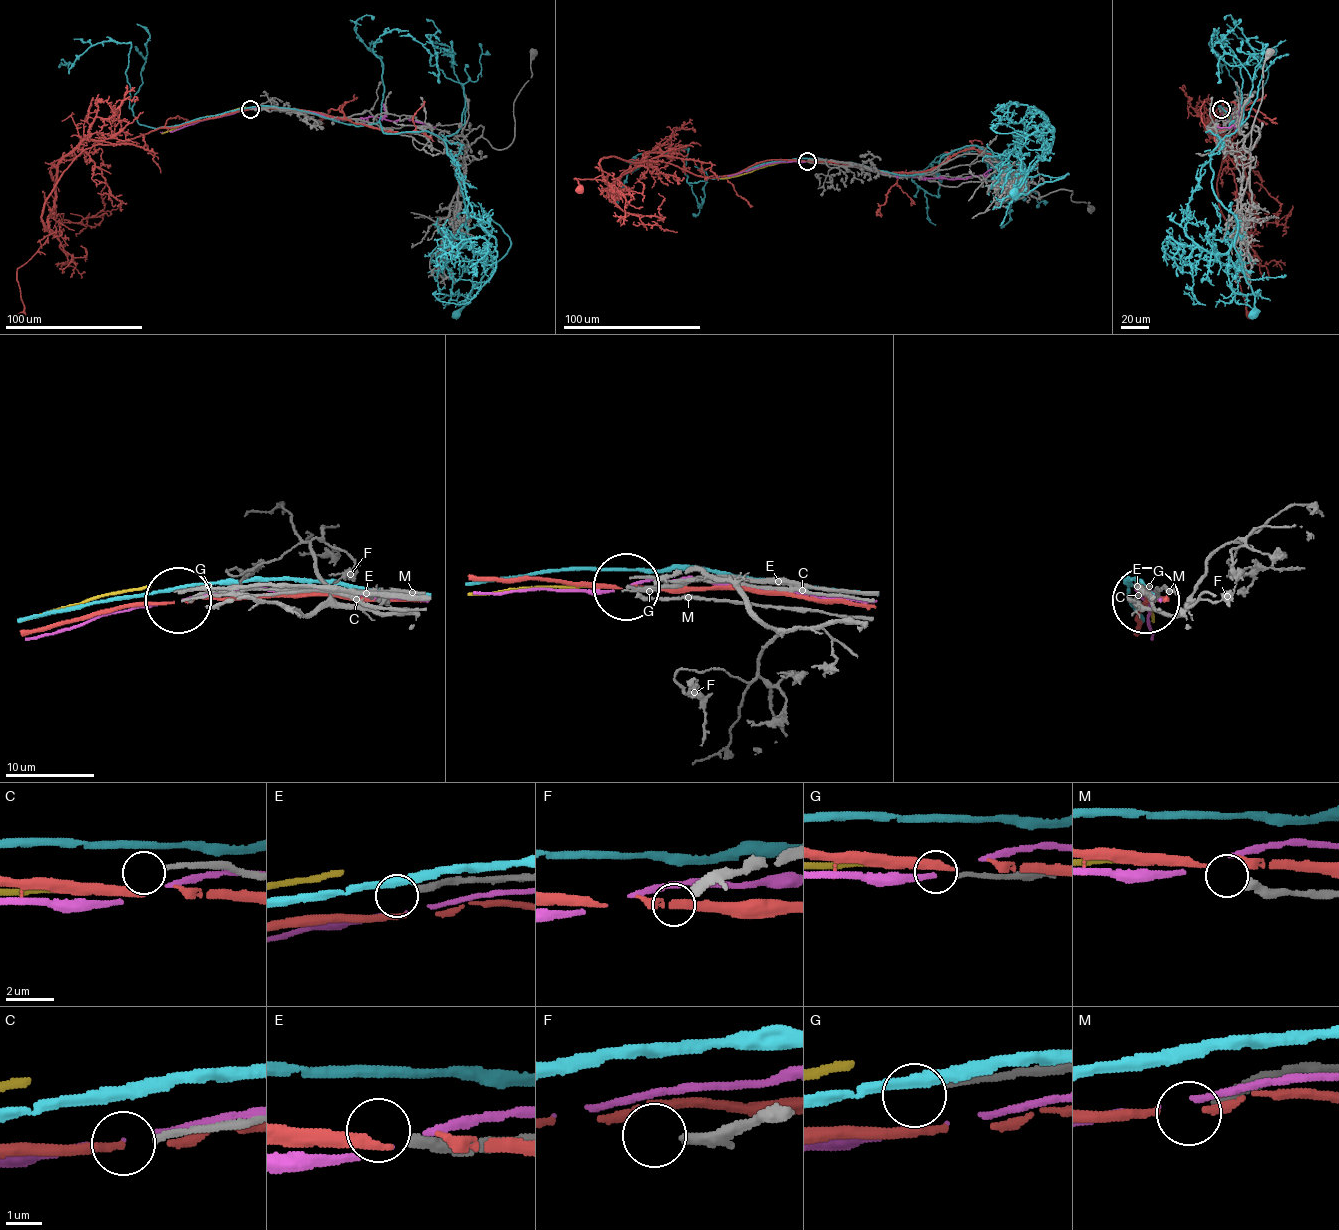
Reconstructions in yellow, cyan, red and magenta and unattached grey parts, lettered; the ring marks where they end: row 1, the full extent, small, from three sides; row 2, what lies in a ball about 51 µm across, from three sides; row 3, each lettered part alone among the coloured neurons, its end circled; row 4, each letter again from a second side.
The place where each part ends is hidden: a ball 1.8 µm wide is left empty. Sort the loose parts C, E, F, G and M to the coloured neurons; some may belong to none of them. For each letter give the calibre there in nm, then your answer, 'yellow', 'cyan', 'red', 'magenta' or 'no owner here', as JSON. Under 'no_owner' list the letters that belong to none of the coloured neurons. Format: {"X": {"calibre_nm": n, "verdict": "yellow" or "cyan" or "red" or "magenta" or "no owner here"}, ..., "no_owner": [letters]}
{"C": {"calibre_nm": 200, "verdict": "no owner here"}, "E": {"calibre_nm": 320, "verdict": "no owner here"}, "F": {"calibre_nm": 320, "verdict": "no owner here"}, "G": {"calibre_nm": 170, "verdict": "no owner here"}, "M": {"calibre_nm": 320, "verdict": "no owner here"}, "no_owner": ["C", "E", "F", "G", "M"]}

